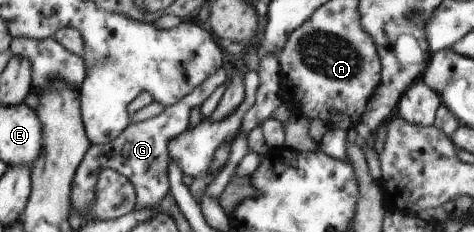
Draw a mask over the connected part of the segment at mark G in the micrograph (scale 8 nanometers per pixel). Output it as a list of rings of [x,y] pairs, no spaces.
[[[220,68],[214,74],[210,74],[200,86],[196,86],[192,92],[188,92],[182,100],[165,107],[162,113],[137,123],[129,122],[118,137],[106,144],[90,144],[75,171],[74,181],[71,183],[71,210],[76,210],[80,214],[80,212],[90,208],[90,204],[96,198],[98,172],[102,169],[115,170],[131,181],[132,186],[135,187],[136,210],[142,210],[142,208],[154,209],[158,202],[169,193],[167,176],[169,158],[166,148],[168,140],[182,134],[186,128],[189,128],[188,114],[190,114],[190,108],[199,107],[214,92],[214,88],[220,89],[227,81],[226,70]]]

